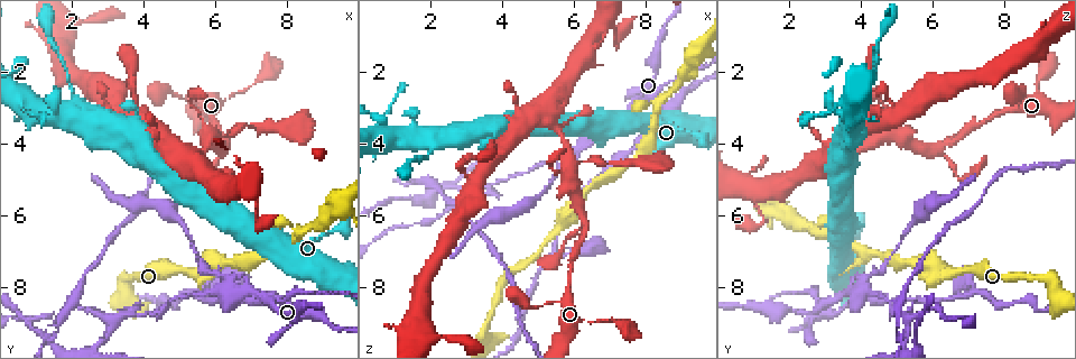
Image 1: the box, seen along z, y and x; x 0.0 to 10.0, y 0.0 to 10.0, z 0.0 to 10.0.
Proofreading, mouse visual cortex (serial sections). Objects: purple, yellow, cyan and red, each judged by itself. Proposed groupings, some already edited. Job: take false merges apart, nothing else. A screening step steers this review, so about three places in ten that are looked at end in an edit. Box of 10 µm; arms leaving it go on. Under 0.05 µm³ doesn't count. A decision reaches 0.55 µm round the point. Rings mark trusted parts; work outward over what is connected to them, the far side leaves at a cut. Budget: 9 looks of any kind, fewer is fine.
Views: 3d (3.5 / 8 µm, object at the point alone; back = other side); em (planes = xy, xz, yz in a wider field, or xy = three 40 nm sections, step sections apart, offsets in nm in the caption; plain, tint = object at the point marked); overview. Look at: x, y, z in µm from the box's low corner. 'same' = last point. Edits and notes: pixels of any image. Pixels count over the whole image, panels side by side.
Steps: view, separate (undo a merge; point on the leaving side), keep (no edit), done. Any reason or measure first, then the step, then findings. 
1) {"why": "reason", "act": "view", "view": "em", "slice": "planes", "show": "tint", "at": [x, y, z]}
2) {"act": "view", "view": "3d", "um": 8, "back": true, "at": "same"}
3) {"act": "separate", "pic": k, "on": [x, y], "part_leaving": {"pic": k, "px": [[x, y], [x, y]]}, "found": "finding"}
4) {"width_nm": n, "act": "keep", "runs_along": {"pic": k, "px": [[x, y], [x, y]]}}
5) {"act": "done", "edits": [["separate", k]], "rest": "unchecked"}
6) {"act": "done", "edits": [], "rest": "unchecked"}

{"why": "sudden change in width", "act": "view", "view": "3d", "um": 3.5, "at": [5.90, 3.25, 7.65]}

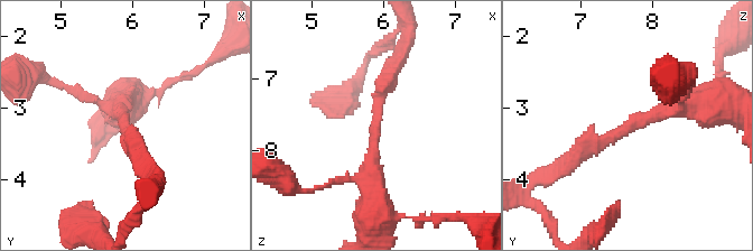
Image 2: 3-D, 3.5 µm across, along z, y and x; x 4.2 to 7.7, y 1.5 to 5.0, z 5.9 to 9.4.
{"arm_widths_nm": [250, 300], "act": "view", "view": "em", "slice": "planes", "show": "tint", "at": [5.90, 3.25, 7.55]}

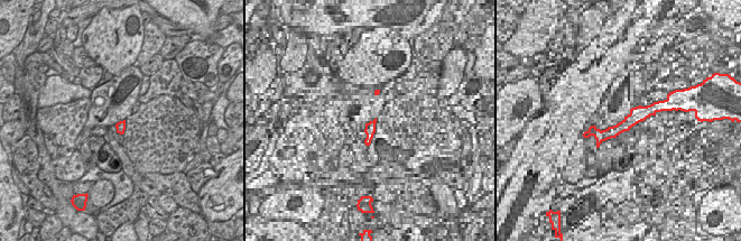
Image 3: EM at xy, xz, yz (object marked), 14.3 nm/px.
{"act": "keep", "runs_along": {"pic": 2, "px": [[690, 103], [585, 145], [565, 169]]}, "found": "continuous, no second cell"}

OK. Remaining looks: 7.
{"why": "sudden change in width", "act": "view", "view": "3d", "um": 3.5, "at": [2.10, 2.50, 4.30]}

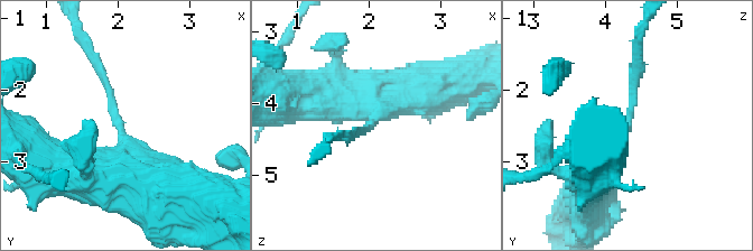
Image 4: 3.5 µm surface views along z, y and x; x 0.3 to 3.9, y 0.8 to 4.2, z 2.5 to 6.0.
{"arm_widths_nm": [150, 500], "act": "view", "view": "em", "slice": "xy", "step": 2, "show": "tint", "at": [2.05, 2.50, 4.30]}

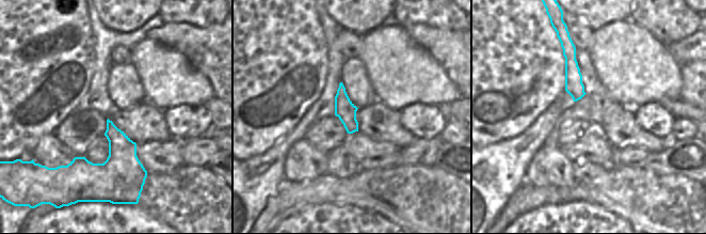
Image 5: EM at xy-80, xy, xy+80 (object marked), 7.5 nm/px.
{"act": "keep", "runs_along": {"pic": 4, "px": [[151, 185], [124, 157], [96, 61]]}, "found": "one cell here"}

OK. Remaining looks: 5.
{"why": "three arms meet", "act": "view", "view": "3d", "um": 3.5, "at": [3.55, 7.90, 9.25]}

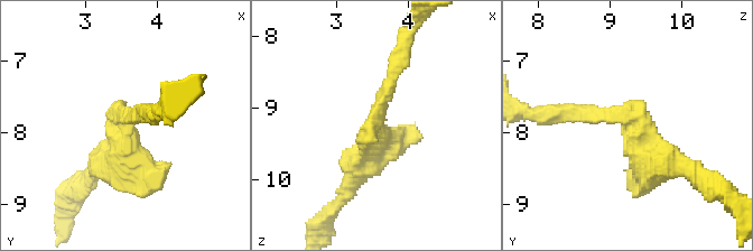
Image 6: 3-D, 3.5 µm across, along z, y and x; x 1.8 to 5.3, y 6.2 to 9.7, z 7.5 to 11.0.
{"arms": 3, "arm_widths_nm": [200, 350, 450], "why": "shape alone is not enough", "act": "view", "view": "em", "slice": "xy", "step": 5, "show": "tint", "at": [3.55, 7.95, 9.30]}

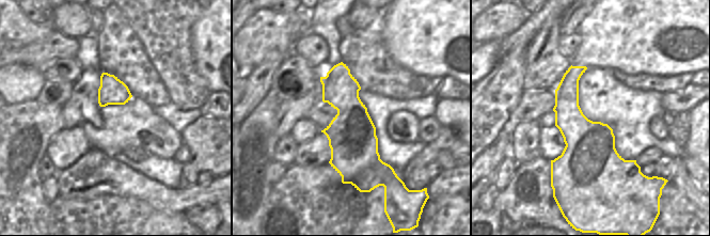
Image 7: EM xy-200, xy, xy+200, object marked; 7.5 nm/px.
{"act": "keep", "runs_along": {"pic": 7, "px": [[341, 65], [360, 187]]}, "found": "continuous, no second cell"}

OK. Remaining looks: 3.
{"why": "thick turns thin", "act": "view", "view": "3d", "um": 8, "at": [6.30, 8.10, 4.10]}

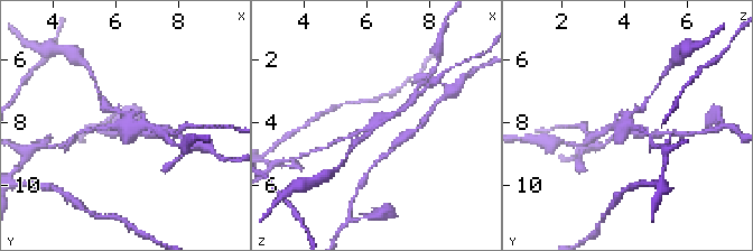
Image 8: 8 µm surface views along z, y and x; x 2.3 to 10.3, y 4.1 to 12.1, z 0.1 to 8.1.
{"act": "view", "view": "em", "slice": "xy", "step": 1, "show": "tint", "at": "same"}

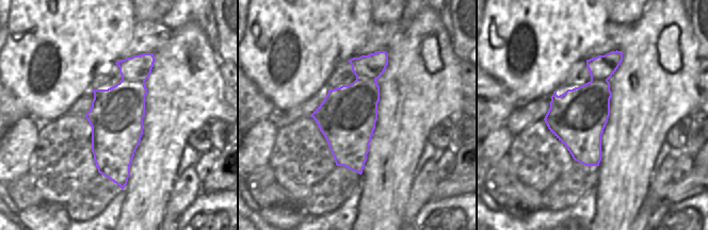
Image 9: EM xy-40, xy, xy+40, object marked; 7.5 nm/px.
{"act": "separate", "pic": 8, "on": [622, 135], "border": {"pic": 9, "px": [[122, 78], [144, 81]]}, "found": "two cells meet here"}

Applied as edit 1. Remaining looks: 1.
{"act": "done", "edits": [["separate", 8]], "rest": "unchecked"}

